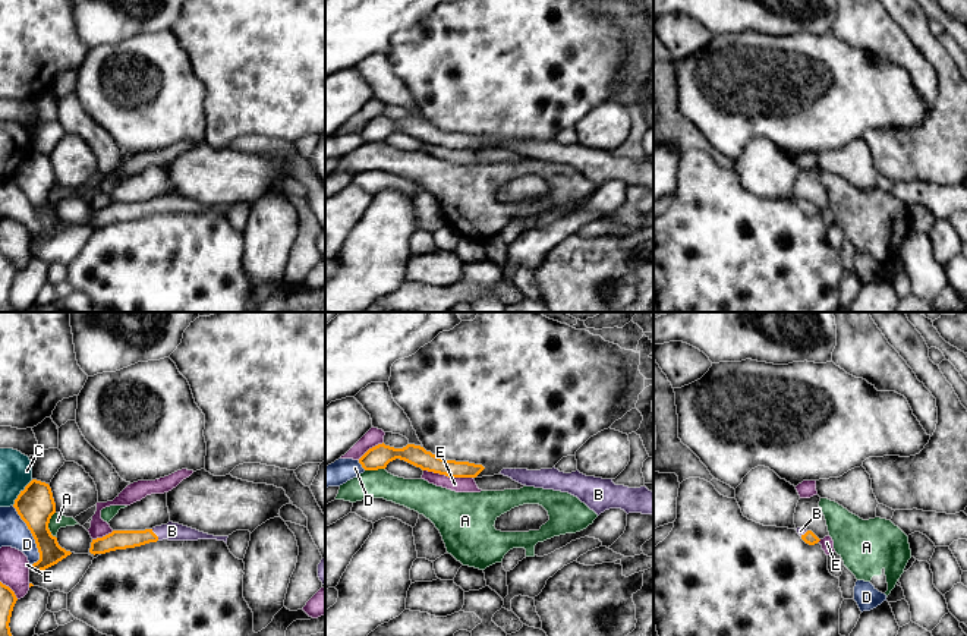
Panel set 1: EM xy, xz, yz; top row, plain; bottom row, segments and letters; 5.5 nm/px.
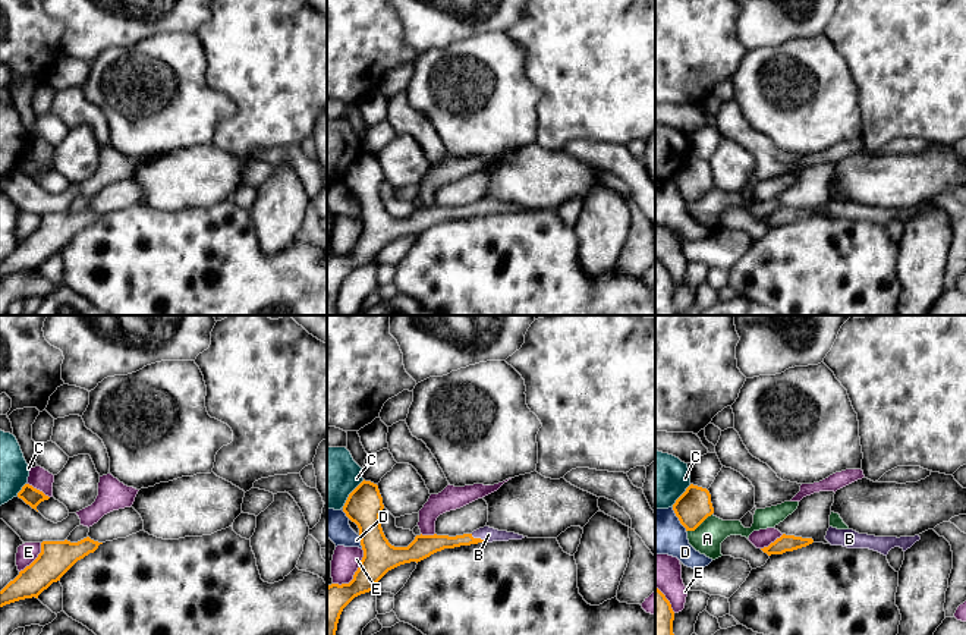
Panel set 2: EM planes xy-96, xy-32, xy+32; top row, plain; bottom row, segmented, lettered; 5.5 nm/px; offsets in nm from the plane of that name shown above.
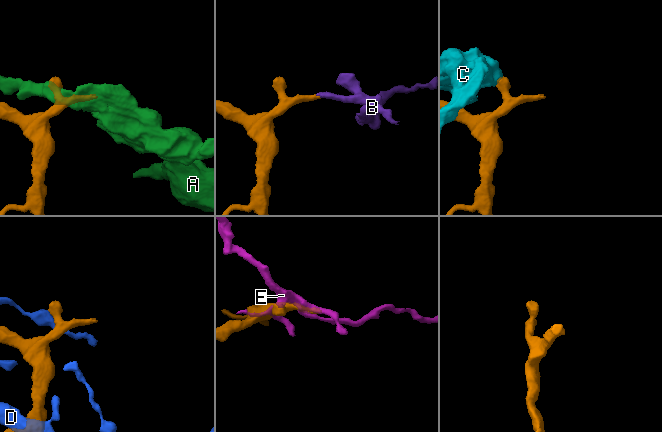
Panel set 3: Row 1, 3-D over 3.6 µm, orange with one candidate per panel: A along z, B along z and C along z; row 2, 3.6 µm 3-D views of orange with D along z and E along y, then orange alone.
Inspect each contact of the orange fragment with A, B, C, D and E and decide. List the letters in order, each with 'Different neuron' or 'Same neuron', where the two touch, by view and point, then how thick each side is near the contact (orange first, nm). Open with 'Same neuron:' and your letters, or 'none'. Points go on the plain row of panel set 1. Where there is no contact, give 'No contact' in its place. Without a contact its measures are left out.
Same neuron: B
A: Different neuron. Touches orange at xy (47, 197). Thickness 200 nm (orange) against 80 nm
B: Same neuron. Touches orange at xy (156, 207). Thickness 110 nm (orange) against 100 nm
C: Different neuron. Touches orange at xy (21, 164). Thickness 200 nm (orange) against 180 nm
D: Different neuron. Touches orange at xy (32, 207). Thickness 200 nm (orange) against 160 nm
E: Different neuron. Touches orange at xz (449, 148). Thickness 110 nm (orange) against 80 nm

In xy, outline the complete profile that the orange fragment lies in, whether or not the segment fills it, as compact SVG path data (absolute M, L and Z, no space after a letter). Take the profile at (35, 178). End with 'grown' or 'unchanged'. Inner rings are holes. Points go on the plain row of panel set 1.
M32 151L21 163L13 179L31 202L40 224L40 232L29 237L32 243L45 242L72 226L59 217L57 210L48 201L50 191L56 185L48 155Z | unchanged

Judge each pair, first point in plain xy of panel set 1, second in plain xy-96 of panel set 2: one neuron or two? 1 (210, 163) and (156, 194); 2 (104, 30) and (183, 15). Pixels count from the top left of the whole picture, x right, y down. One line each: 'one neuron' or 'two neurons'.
1: one neuron
2: one neuron

